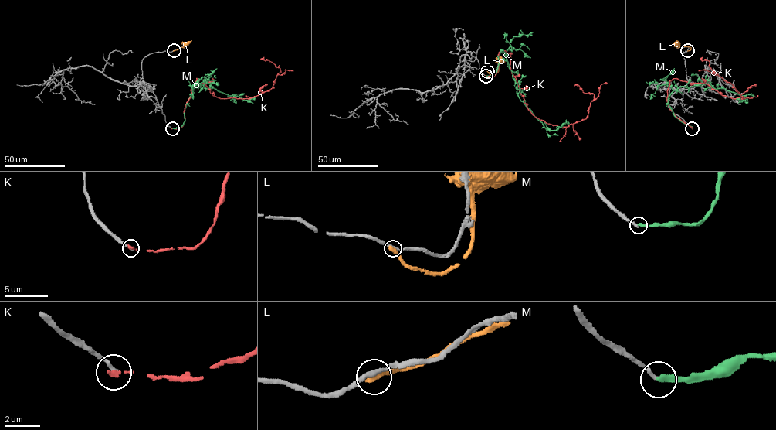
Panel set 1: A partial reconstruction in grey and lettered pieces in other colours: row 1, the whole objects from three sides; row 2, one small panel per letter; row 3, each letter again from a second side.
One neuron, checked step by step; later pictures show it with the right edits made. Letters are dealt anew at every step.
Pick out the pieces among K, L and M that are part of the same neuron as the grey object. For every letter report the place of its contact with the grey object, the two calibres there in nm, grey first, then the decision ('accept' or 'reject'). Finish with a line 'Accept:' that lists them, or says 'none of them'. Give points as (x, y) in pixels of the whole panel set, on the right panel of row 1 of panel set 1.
K: (692, 128) | 220/240 nm | reject
L: (687, 50) | 240/360 nm | reject
M: (692, 128) | 200/300 nm | reject
Accept: none of them

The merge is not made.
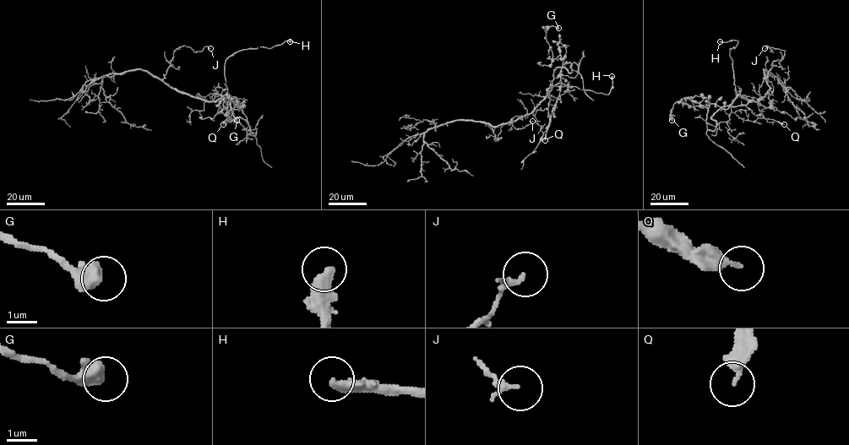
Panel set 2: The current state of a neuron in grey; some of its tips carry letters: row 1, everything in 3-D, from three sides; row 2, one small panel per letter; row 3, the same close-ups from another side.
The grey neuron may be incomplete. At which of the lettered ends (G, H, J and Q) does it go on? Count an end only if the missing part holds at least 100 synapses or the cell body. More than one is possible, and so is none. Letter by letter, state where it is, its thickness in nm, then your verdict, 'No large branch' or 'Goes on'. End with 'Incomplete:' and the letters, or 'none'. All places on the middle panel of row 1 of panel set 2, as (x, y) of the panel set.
G: Place: (558, 28). Thickness 600 nm. No large branch
H: Place: (612, 76). Thickness 440 nm. Goes on
J: Place: (532, 121). Thickness 200 nm. No large branch
Q: Place: (545, 140). Thickness 240 nm. No large branch
Incomplete: H

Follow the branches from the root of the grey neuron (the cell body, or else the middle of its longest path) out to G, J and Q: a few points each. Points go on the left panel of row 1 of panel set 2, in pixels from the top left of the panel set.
G: (220, 100), (227, 97), (233, 116), (244, 119), (250, 130), (231, 95), (222, 111), (236, 120)
J: (220, 100), (205, 100), (178, 92), (163, 80), (176, 49), (184, 46), (194, 51), (204, 46), (210, 48)
Q: (220, 100), (227, 97), (233, 116), (244, 119), (250, 130), (240, 104), (223, 124)

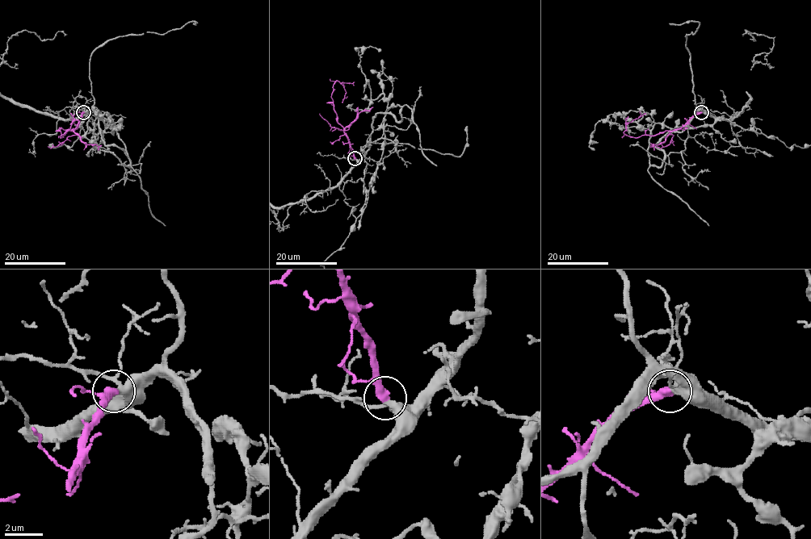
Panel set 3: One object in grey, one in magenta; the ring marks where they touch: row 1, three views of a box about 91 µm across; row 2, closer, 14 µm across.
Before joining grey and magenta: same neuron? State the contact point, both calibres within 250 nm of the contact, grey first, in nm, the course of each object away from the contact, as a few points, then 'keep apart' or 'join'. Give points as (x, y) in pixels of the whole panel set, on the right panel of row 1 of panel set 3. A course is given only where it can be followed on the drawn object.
place (701, 112); calibres 280 and 480 nm; course magenta (701, 112), (695, 114), (675, 131), (638, 137), (627, 135), (624, 132), (626, 126), (645, 113); join

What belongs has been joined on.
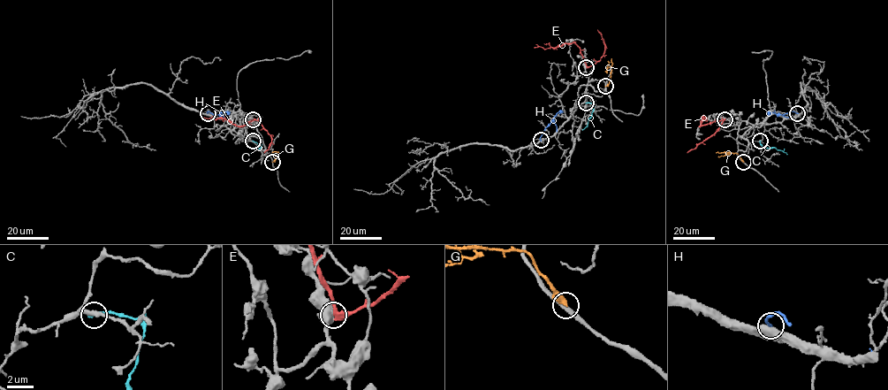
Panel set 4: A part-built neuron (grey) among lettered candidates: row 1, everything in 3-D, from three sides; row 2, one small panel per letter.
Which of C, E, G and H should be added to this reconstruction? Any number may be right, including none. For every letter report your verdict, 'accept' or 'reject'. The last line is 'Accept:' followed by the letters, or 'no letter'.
C: reject
E: reject
G: reject
H: reject
Accept: no letter

